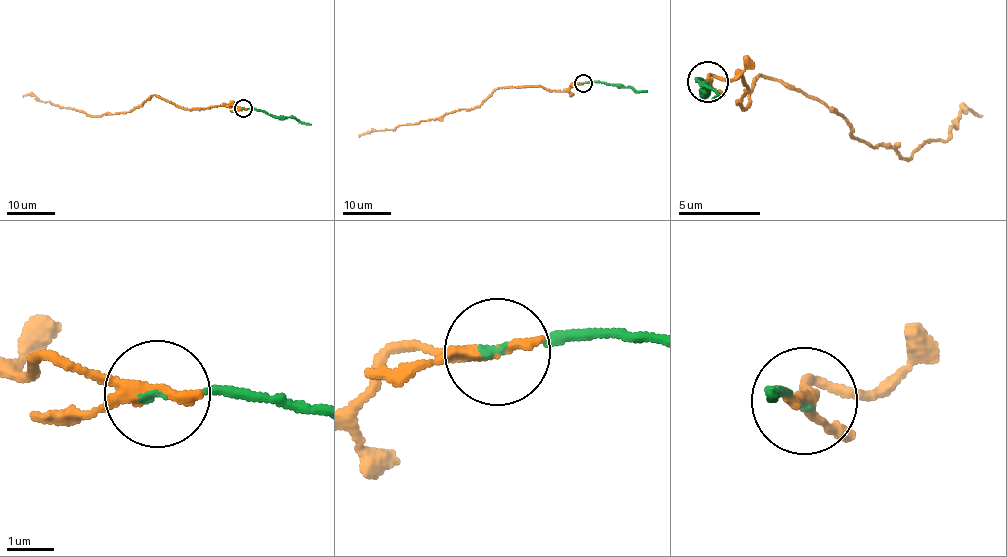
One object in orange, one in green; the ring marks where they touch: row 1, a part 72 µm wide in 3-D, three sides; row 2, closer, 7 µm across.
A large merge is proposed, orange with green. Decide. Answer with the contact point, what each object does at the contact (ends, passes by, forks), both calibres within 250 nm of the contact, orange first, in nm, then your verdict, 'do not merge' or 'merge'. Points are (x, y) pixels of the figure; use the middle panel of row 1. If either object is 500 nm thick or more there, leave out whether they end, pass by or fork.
at (583, 83); orange passes by; green ends there; 260 nm thick on the orange side, 110 nm on the other; merge

